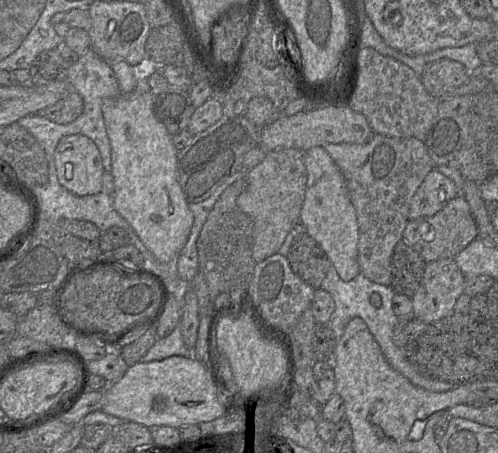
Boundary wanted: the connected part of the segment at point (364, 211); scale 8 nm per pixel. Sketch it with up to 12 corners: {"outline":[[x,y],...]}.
{"outline":[[424,142],[326,144],[356,211],[360,273],[391,286]]}

